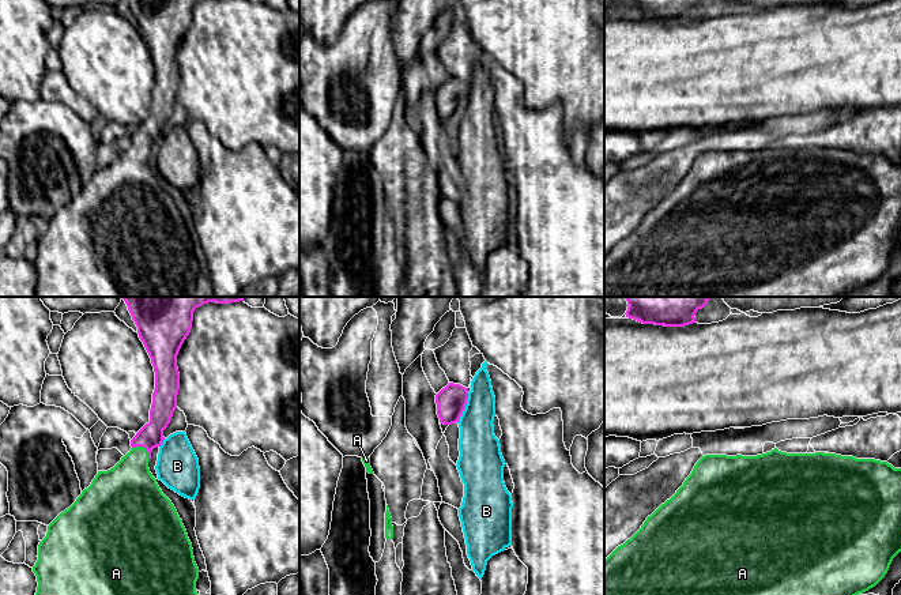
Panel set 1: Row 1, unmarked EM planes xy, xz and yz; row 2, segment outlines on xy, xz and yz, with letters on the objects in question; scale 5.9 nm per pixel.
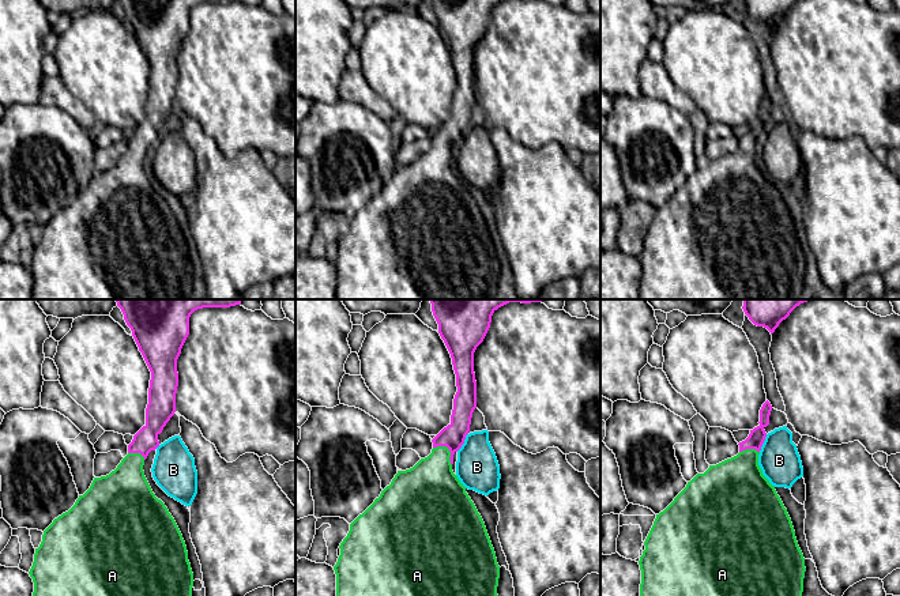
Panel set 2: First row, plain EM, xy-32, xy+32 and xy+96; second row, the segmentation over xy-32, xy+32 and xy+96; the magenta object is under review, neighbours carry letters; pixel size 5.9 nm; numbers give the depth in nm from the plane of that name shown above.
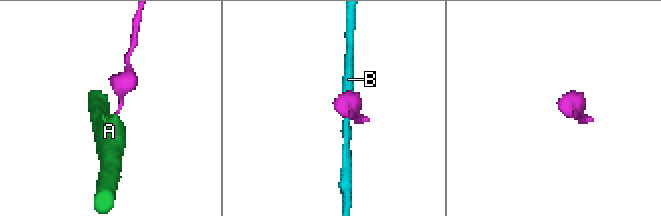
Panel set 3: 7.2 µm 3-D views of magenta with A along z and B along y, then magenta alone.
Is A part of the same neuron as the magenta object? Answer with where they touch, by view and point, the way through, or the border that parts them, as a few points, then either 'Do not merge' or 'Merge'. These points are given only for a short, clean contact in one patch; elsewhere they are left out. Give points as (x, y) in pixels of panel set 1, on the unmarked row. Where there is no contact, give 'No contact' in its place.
Touches magenta at xy (144, 142). Path across: xy (150, 131), (144, 142), (132, 164), (129, 181). Merge

